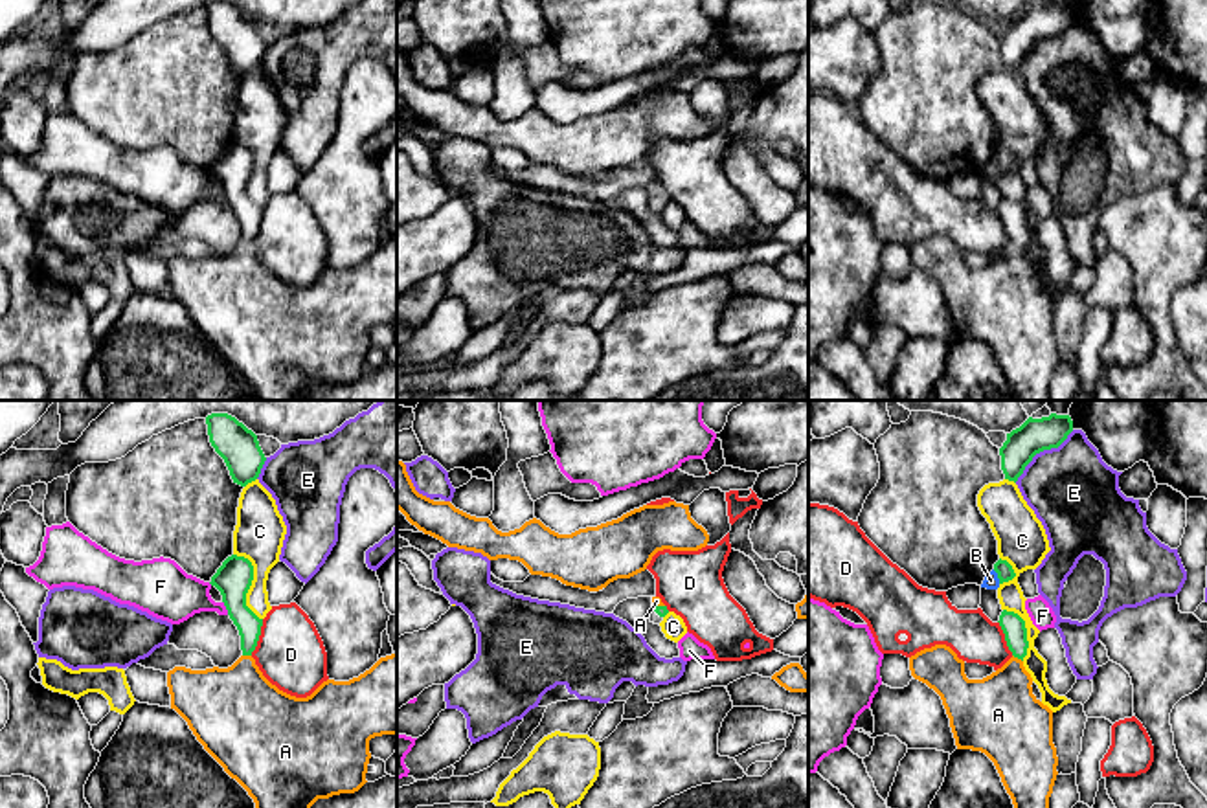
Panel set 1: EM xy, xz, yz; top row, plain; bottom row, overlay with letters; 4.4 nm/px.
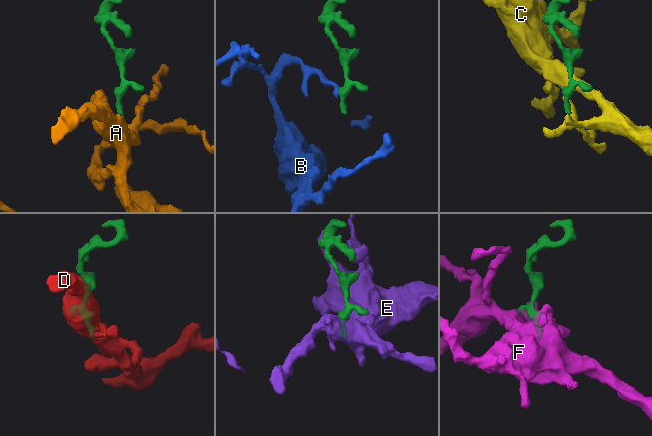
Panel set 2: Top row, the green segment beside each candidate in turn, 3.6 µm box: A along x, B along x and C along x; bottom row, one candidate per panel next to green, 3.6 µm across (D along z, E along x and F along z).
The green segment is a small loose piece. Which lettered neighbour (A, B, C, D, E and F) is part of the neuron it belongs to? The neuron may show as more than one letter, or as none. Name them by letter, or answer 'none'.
none

